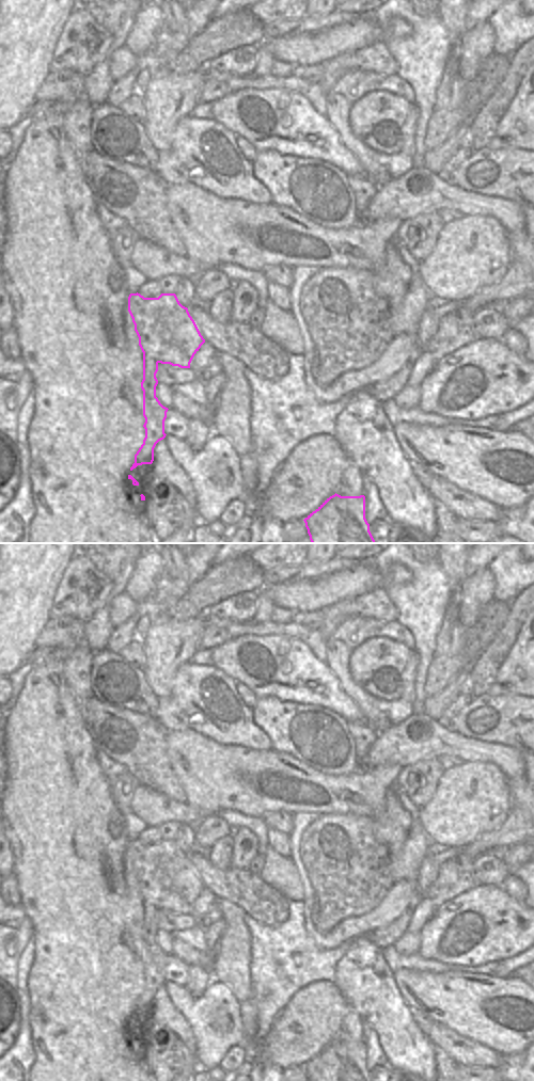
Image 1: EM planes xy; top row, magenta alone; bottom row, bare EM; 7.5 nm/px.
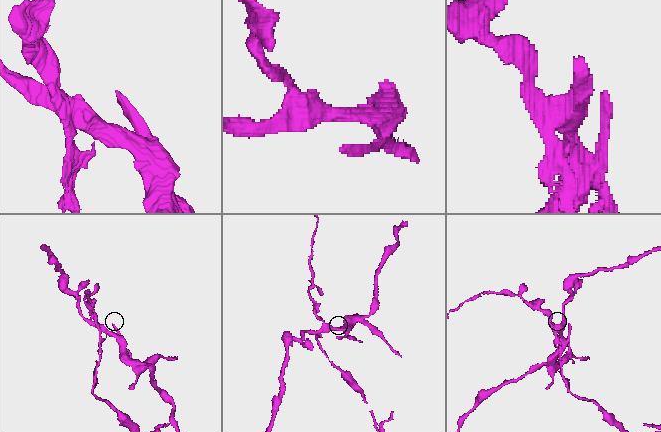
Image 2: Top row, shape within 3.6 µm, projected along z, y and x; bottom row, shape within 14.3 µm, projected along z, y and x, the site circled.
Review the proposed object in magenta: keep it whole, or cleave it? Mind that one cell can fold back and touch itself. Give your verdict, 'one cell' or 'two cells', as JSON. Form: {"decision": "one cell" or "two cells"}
{"decision": "two cells"}

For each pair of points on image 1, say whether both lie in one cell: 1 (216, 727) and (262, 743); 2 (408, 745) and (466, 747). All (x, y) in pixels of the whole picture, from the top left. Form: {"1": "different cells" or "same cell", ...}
{"1": "same cell", "2": "same cell"}

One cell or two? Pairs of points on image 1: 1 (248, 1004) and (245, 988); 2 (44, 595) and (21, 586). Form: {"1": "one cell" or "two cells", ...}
{"1": "two cells", "2": "one cell"}

